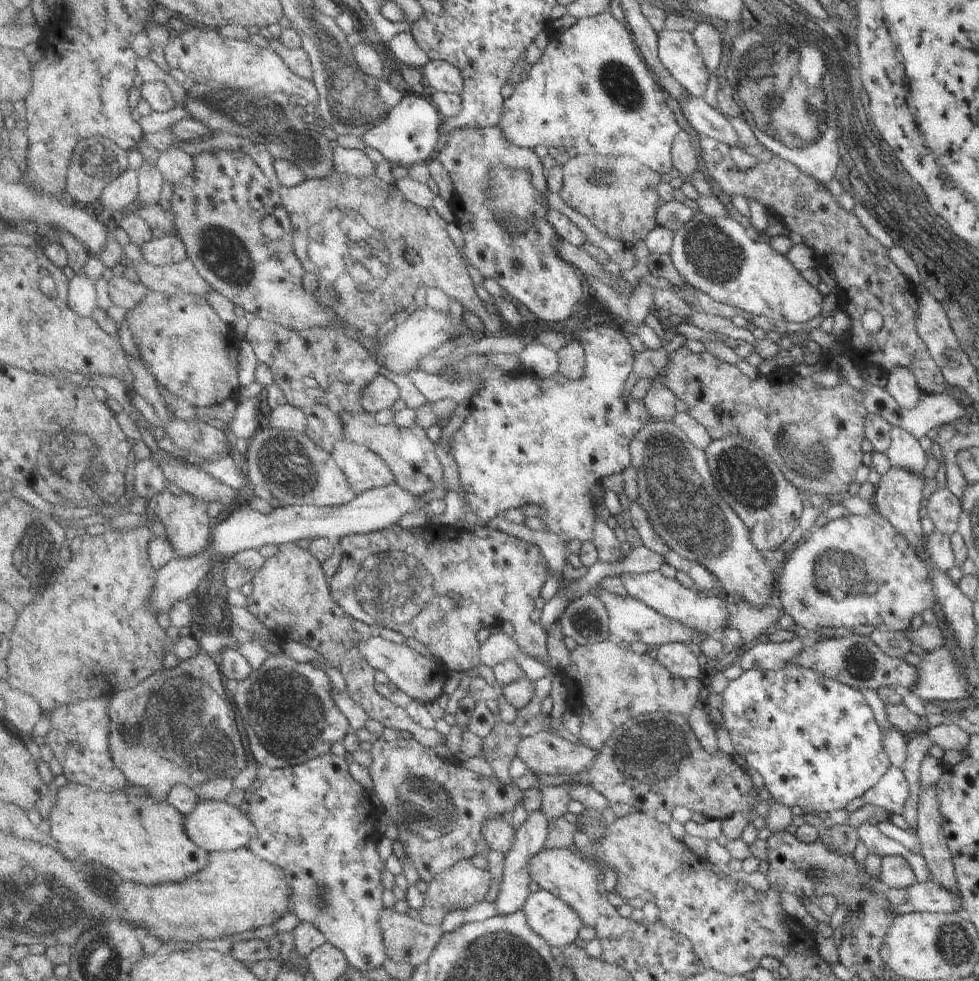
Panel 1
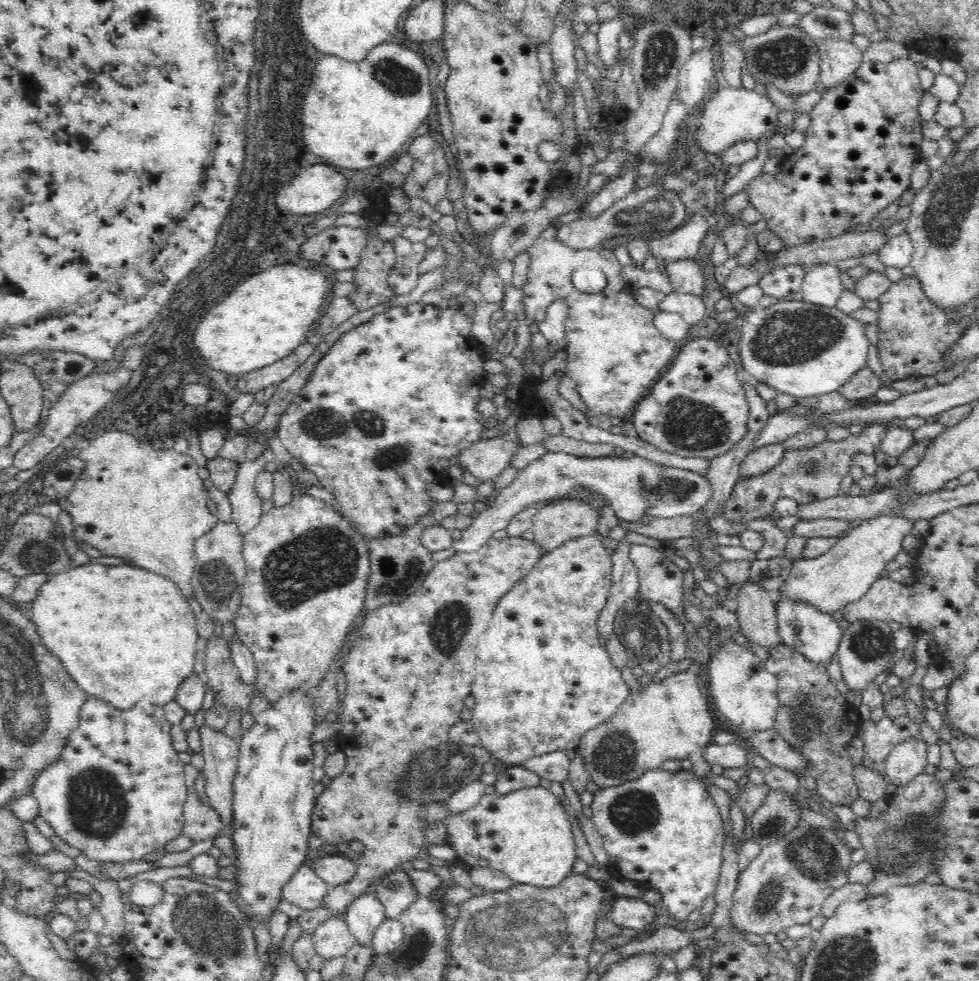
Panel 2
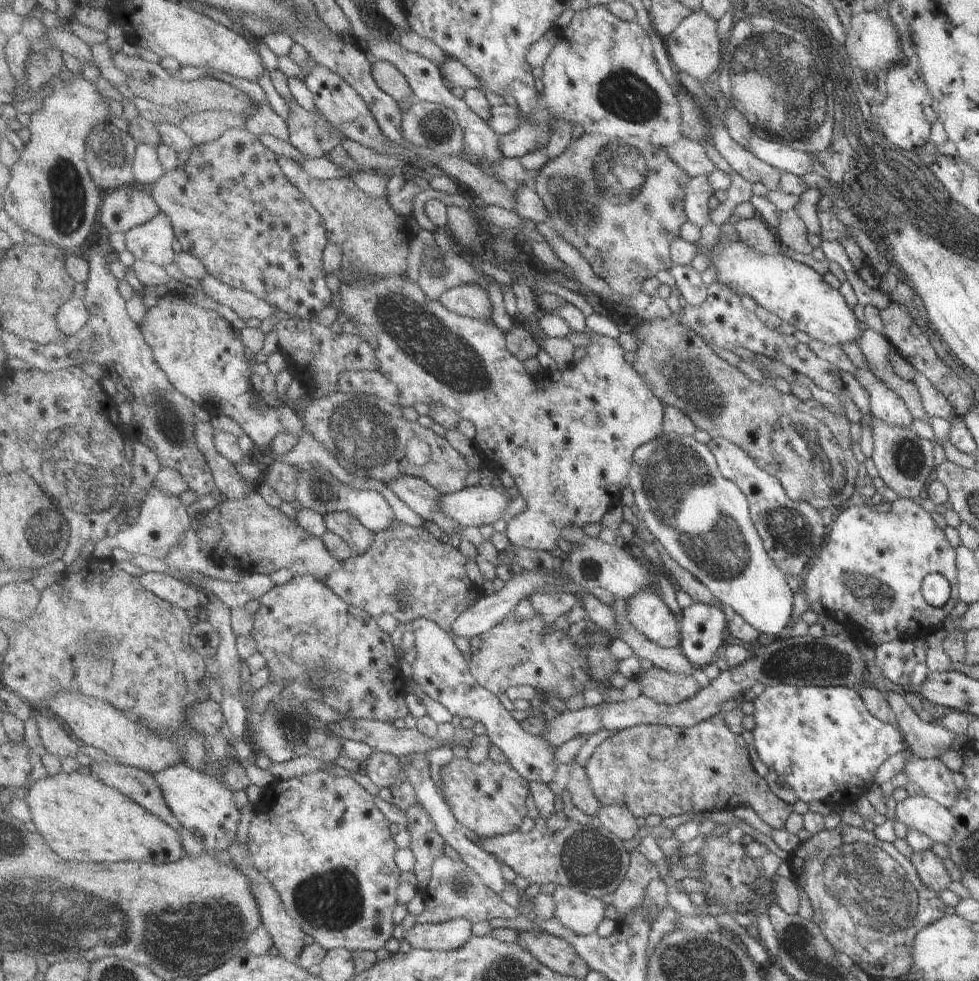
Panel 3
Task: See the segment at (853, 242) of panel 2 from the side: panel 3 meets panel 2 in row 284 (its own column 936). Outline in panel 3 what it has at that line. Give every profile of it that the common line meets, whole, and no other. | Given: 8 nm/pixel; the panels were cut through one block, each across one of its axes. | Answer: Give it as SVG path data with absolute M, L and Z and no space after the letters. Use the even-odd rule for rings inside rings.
M888 686L887 701L907 744L907 754L932 759L937 758L940 751L948 750L954 740L954 733L918 715L907 698L900 691L894 690L894 687Z

